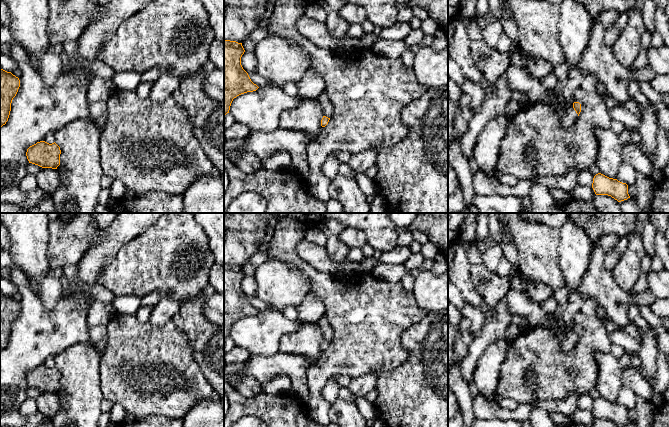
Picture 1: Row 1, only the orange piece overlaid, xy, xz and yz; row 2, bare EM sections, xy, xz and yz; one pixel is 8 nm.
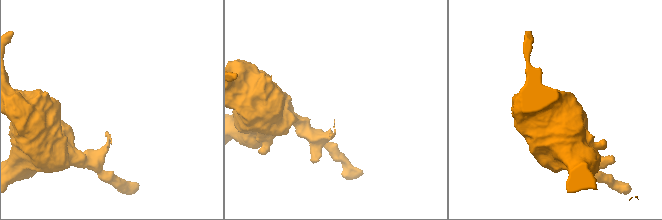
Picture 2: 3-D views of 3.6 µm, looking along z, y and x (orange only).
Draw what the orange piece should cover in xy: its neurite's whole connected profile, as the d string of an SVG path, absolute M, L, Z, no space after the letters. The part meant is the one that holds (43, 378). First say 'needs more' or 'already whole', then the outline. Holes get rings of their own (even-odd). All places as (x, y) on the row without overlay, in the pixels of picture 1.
already whole; M45 365L30 370L26 376L29 387L52 393L57 393L60 389L60 378L60 371L55 366L49 368Z

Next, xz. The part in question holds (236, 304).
already whole; M224 263L224 340L229 337L234 322L259 312L241 289L244 276L242 267Z

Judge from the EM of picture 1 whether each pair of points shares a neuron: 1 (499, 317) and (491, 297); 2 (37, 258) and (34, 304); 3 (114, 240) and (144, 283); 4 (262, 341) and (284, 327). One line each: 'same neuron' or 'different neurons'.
1: different neurons
2: different neurons
3: different neurons
4: same neuron

